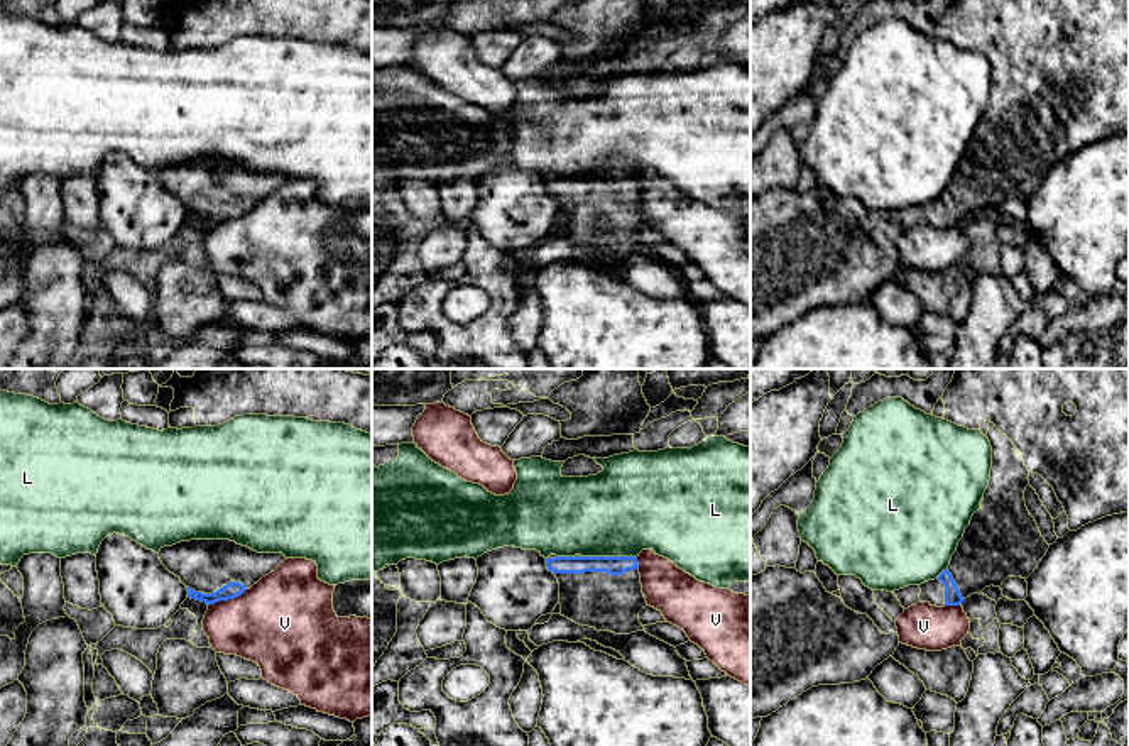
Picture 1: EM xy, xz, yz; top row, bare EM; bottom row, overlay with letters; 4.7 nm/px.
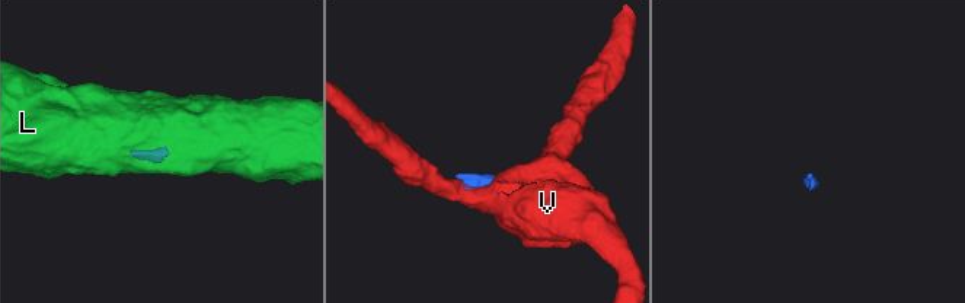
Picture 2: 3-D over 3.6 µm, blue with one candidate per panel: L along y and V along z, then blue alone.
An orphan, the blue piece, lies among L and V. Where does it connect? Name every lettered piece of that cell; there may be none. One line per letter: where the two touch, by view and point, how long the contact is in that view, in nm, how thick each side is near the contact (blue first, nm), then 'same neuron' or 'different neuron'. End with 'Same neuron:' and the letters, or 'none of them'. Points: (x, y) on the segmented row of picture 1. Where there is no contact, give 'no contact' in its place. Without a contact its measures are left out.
L: xz (609, 557) | 260 nm | 100/420 nm | different neuron
V: xy (227, 599) | 200 nm | 80/400 nm | different neuron
Same neuron: none of them

